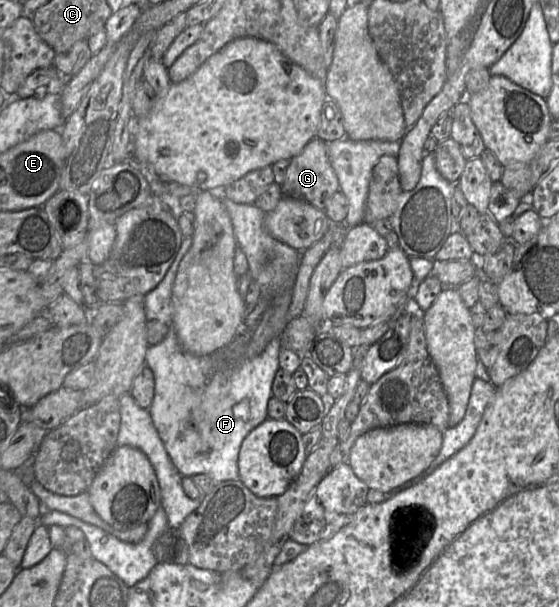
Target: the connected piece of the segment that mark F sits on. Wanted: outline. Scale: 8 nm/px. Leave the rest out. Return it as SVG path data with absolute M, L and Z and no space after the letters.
M192 236L183 237L176 257L165 276L153 290L144 296L146 321L158 320L169 328L162 342L155 346L149 346L146 352L145 365L152 370L155 378L154 398L148 410L172 464L182 477L206 474L216 483L221 483L239 479L238 456L242 442L253 429L268 418L267 405L272 397L272 383L276 372L280 369L281 337L271 340L260 355L252 359L240 357L237 361L233 361L227 369L220 370L212 378L206 377L212 367L212 358L223 351L203 357L184 351L179 344L172 317L172 286L180 262L192 242Z

